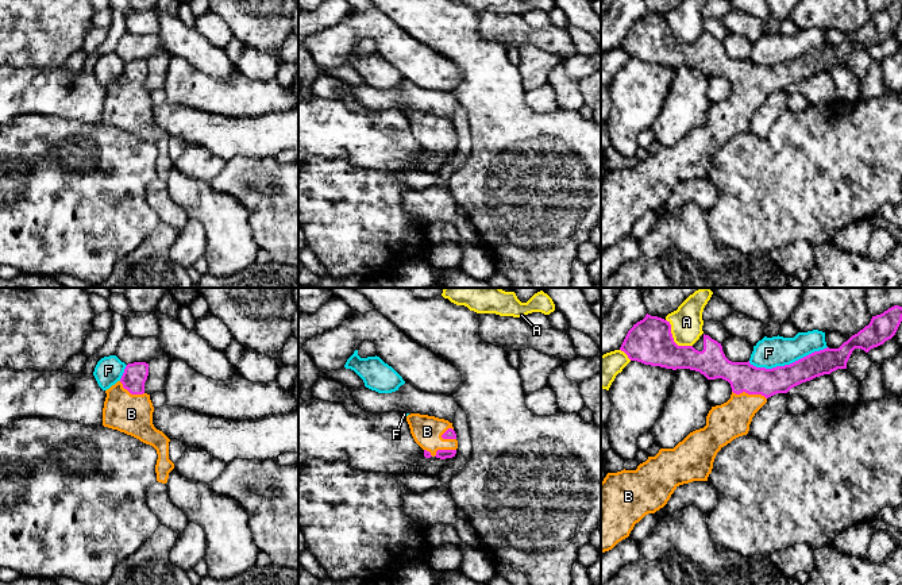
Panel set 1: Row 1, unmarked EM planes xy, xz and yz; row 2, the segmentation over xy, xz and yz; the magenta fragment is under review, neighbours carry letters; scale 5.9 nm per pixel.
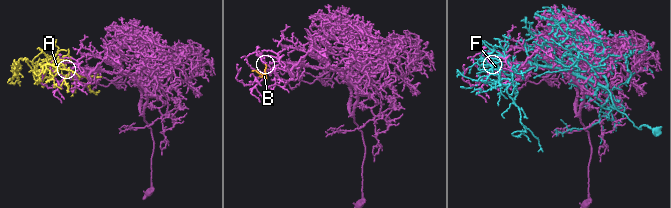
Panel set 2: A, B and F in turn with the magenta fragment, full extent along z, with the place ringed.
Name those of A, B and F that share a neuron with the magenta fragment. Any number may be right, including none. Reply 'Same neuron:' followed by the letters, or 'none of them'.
Same neuron: B

